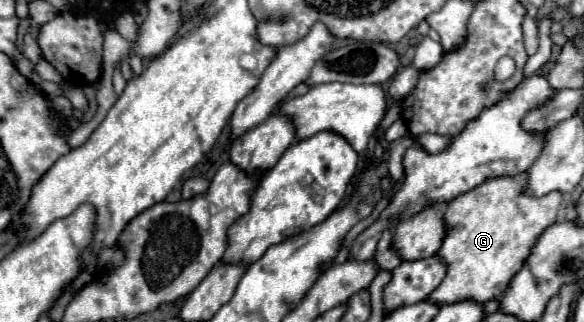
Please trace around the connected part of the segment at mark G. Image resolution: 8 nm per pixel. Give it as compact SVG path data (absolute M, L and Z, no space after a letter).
M526 174L514 178L492 178L448 204L444 212L446 236L436 252L446 264L446 276L426 302L436 302L436 306L464 300L486 304L504 294L510 278L522 268L540 234L556 222L562 204L560 192L534 198L524 194L524 186Z

